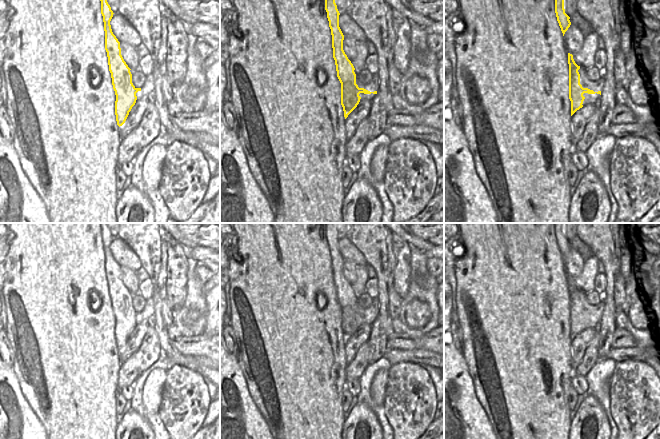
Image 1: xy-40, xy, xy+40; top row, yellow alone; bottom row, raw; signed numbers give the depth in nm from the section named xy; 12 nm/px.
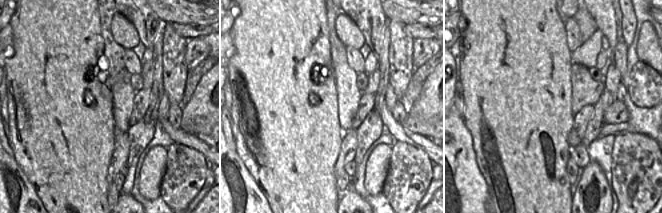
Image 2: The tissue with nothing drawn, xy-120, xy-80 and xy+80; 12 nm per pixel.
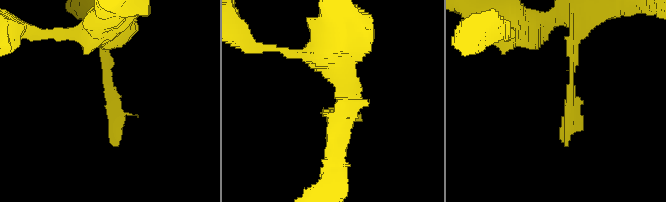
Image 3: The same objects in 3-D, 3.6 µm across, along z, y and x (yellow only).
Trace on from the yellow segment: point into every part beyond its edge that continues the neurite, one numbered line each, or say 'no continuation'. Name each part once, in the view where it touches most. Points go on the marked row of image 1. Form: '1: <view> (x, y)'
no continuation

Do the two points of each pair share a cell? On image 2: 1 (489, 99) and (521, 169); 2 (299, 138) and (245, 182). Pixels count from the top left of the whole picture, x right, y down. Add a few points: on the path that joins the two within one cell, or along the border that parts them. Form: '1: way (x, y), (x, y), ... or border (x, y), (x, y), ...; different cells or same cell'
1: way (506, 116), (520, 131), (521, 152); same cell
2: border (238, 156), (264, 196); different cells

